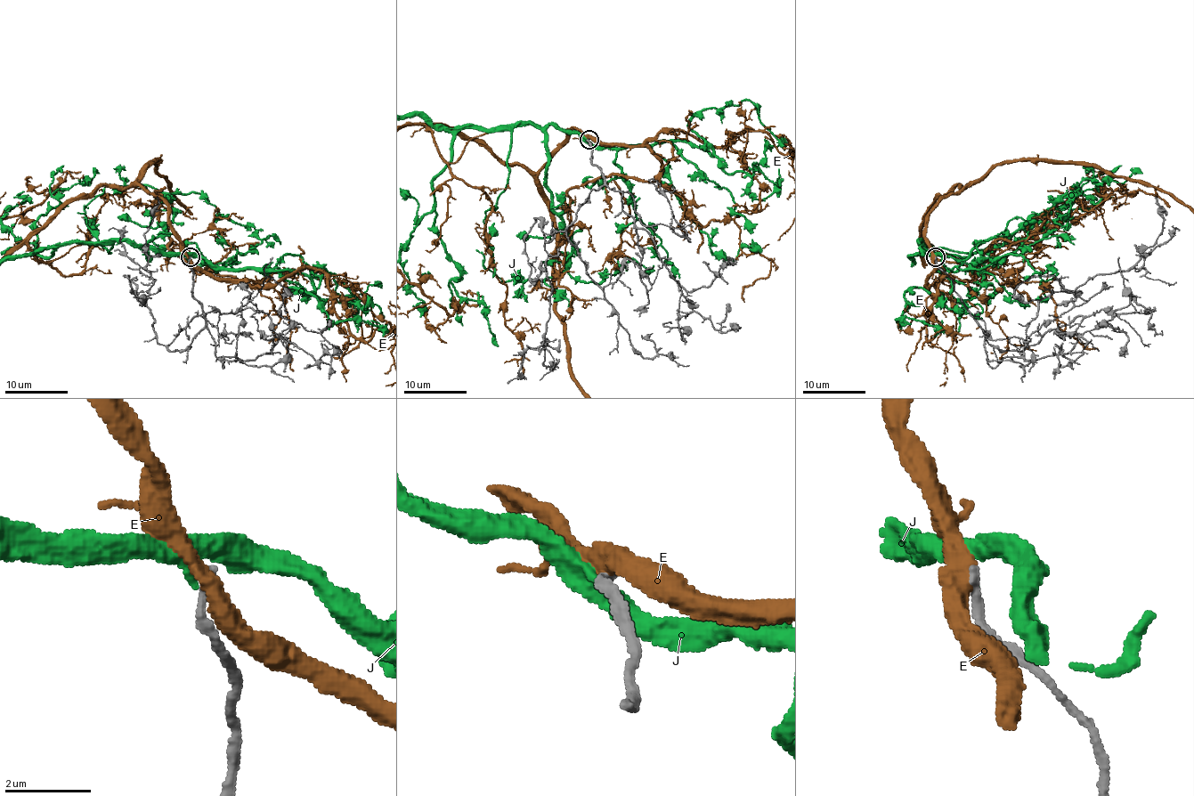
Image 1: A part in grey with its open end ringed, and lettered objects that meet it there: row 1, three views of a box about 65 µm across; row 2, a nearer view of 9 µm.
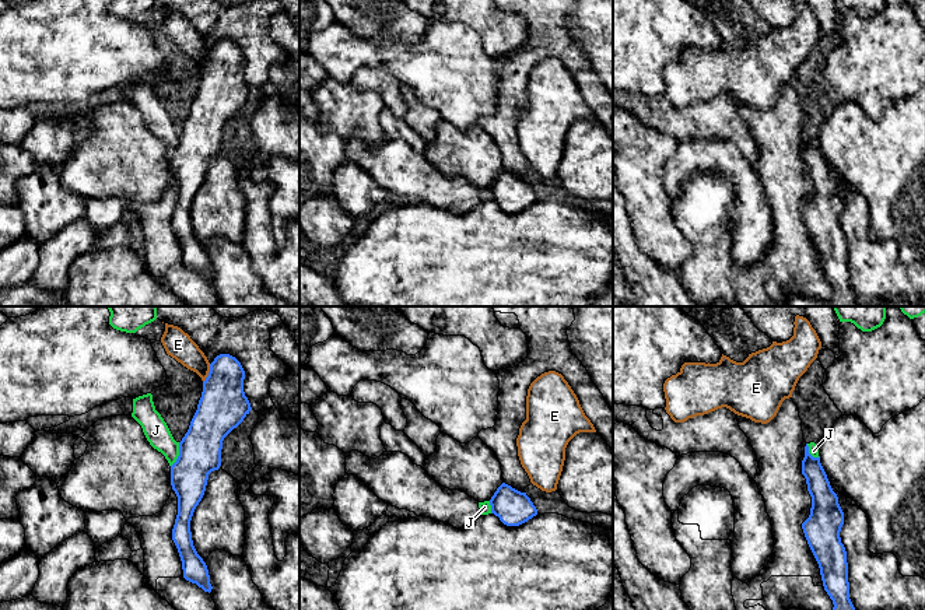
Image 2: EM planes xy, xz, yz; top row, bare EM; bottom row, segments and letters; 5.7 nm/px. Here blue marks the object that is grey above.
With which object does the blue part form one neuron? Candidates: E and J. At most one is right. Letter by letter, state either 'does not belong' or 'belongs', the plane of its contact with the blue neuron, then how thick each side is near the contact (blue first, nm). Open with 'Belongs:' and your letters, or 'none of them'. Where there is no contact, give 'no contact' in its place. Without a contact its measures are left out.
Belongs: none of them
E: does not belong; meets blue in xy; 280 nm thick on the blue side, 160 nm on the other
J: does not belong; meets blue in xy; 240 nm thick on the blue side, 140 nm on the other

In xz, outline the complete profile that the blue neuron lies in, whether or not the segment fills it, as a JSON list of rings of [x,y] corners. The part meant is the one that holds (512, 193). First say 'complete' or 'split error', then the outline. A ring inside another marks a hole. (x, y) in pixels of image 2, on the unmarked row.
complete | [[[502,169],[490,186],[491,200],[507,213],[519,213],[537,201],[537,196],[526,182]]]

